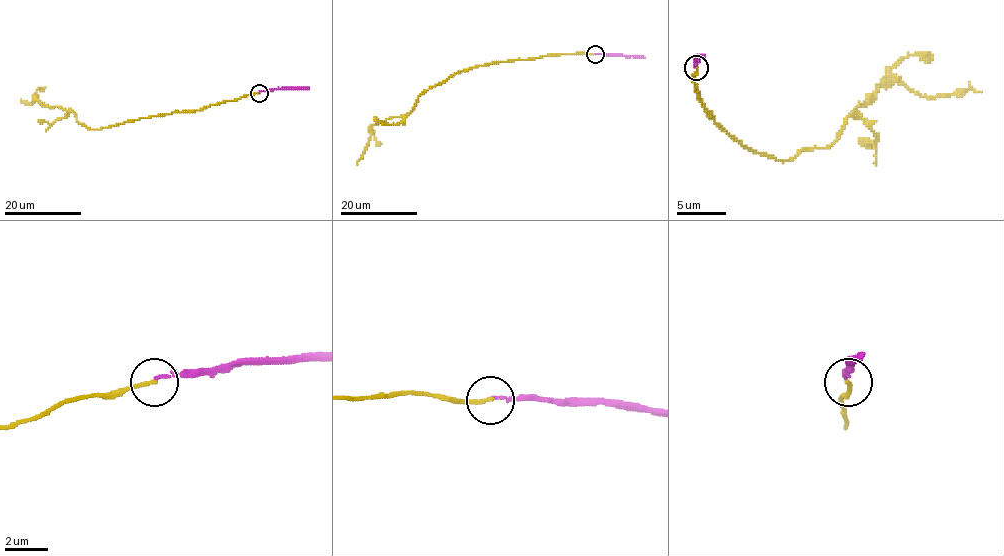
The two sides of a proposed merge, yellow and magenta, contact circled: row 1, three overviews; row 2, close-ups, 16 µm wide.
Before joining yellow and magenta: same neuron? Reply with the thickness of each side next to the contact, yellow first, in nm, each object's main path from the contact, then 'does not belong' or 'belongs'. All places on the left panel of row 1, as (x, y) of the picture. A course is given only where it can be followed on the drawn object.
200/130 nm | yellow via (259, 92), (196, 110), (90, 129), (79, 124), (73, 111), (43, 106), (35, 98), (32, 104), (20, 102) | magenta via (259, 92), (308, 88) | does not belong

